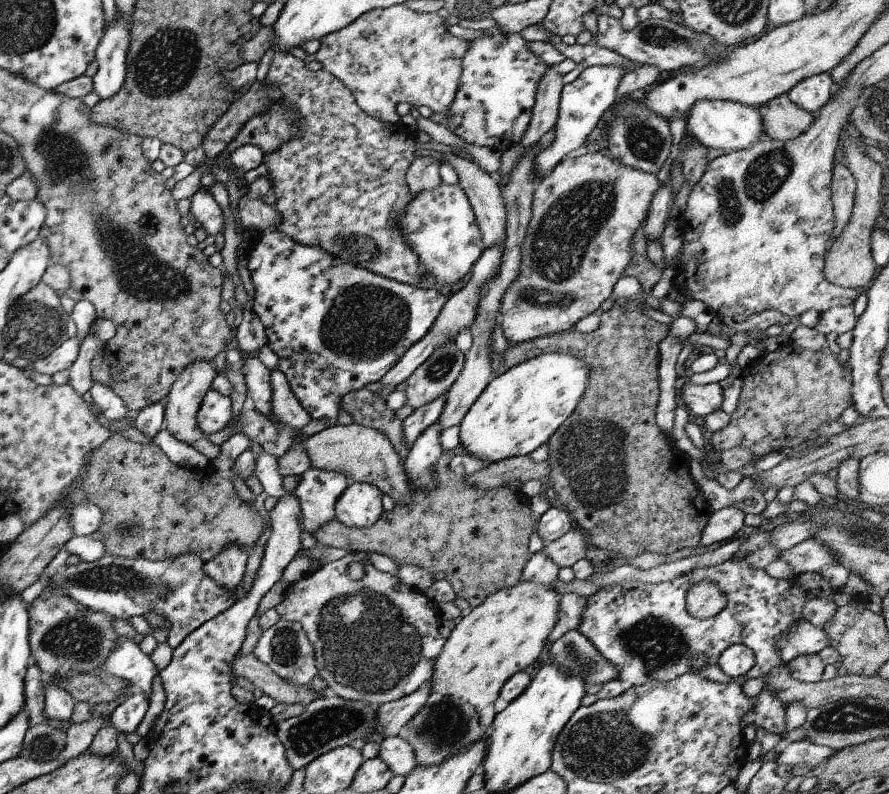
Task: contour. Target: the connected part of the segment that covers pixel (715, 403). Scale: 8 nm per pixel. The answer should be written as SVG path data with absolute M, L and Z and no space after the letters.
M687 377L681 381L677 397L683 399L682 405L687 406L692 415L705 417L721 407L723 396L719 384L695 385Z

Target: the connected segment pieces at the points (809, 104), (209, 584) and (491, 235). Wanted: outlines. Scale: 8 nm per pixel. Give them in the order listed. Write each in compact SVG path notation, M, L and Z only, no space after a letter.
M825 72L797 82L791 90L787 90L785 96L795 106L814 115L831 98L833 93L833 82L828 72Z
M181 554L175 558L167 558L163 561L151 561L146 559L129 559L112 555L105 555L94 562L78 562L75 566L66 564L58 567L55 573L49 578L45 588L57 588L61 590L71 602L85 606L85 610L101 612L112 618L128 619L132 616L142 615L147 612L161 614L169 622L169 633L166 644L174 649L193 630L201 627L205 622L215 618L231 608L236 602L236 596L231 592L219 588L215 582L203 574L201 558L197 554Z
M451 152L443 154L443 158L455 170L455 174L457 174L460 181L459 186L467 196L467 202L471 206L477 228L479 228L479 234L481 234L482 250L487 250L487 248L497 246L497 244L503 244L505 240L506 213L496 178L480 170L473 161L469 162L465 158L459 158Z

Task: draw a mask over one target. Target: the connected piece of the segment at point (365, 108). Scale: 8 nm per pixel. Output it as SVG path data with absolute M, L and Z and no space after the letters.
M404 4L361 14L348 26L318 41L319 48L314 56L322 70L335 76L351 92L357 107L364 114L390 124L398 122L395 111L398 103L407 103L411 107L423 105L433 113L442 113L447 118L459 82L461 58L469 48L469 42L447 32L444 20L436 13L413 12Z

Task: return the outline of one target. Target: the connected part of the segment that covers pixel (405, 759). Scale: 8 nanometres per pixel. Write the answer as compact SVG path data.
M400 735L386 737L379 742L377 756L394 776L406 776L415 766L413 748Z

